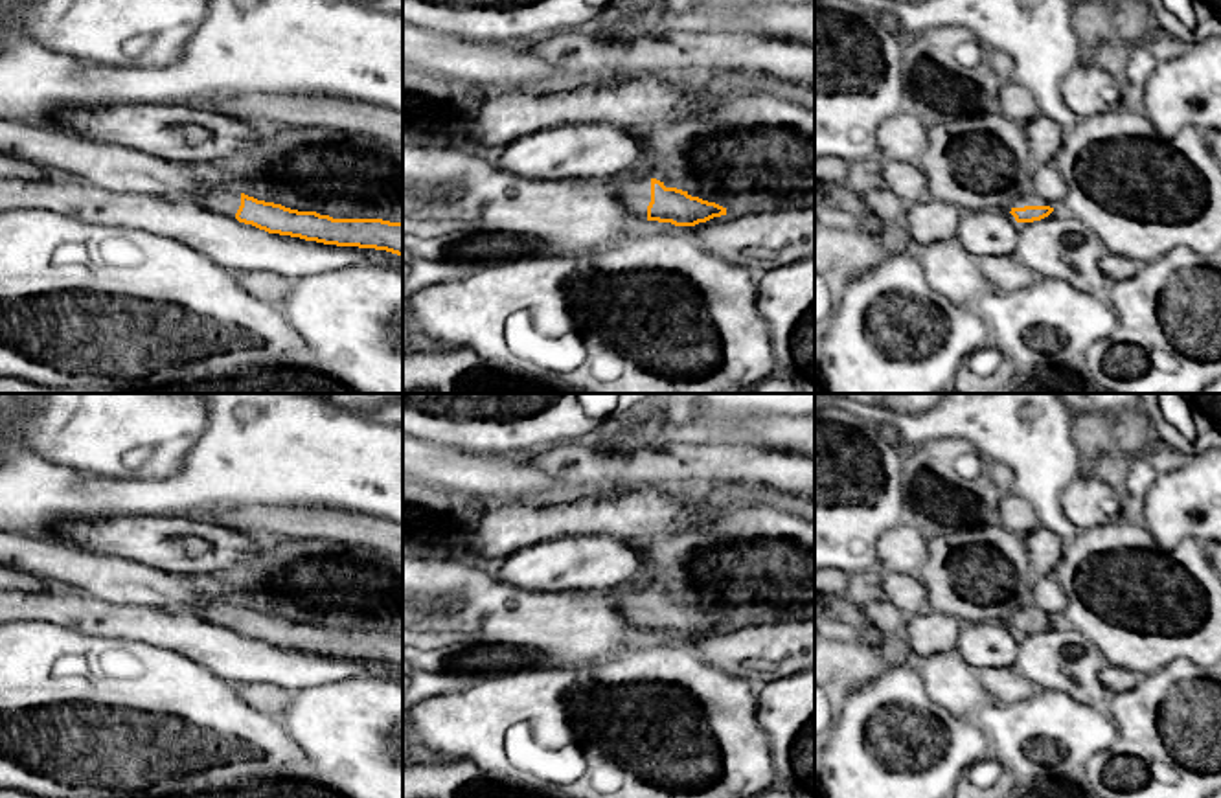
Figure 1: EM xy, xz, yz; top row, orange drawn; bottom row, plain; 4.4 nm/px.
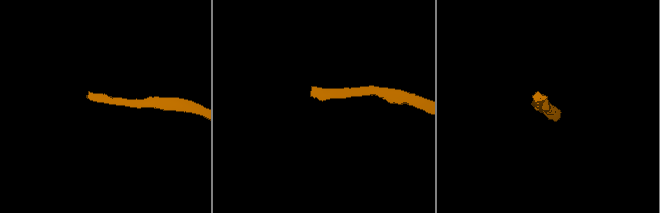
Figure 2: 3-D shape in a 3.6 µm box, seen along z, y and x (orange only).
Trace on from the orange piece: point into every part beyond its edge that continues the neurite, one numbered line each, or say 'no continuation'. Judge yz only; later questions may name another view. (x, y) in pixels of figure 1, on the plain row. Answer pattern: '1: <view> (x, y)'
1: yz (1032, 611)

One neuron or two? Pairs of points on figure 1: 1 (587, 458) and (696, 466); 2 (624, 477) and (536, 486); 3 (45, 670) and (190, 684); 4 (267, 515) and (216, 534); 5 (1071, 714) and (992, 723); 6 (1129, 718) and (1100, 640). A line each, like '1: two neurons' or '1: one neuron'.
1: one neuron
2: two neurons
3: one neuron
4: two neurons
5: one neuron
6: two neurons

